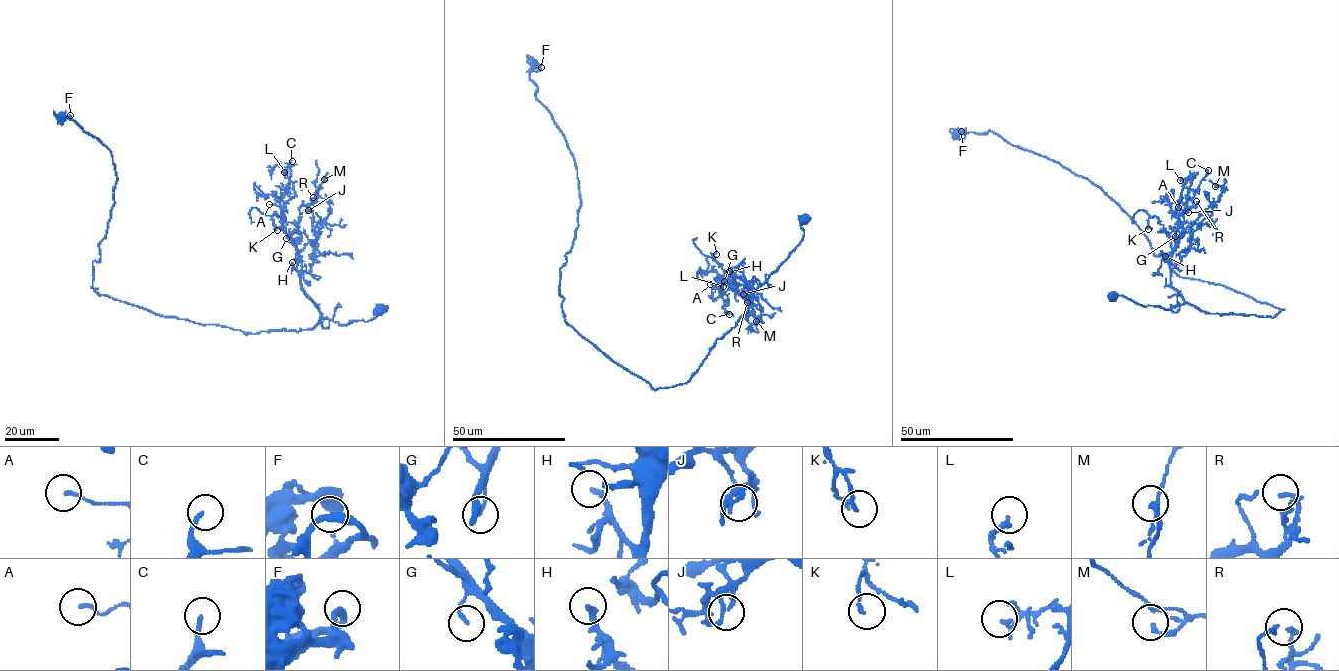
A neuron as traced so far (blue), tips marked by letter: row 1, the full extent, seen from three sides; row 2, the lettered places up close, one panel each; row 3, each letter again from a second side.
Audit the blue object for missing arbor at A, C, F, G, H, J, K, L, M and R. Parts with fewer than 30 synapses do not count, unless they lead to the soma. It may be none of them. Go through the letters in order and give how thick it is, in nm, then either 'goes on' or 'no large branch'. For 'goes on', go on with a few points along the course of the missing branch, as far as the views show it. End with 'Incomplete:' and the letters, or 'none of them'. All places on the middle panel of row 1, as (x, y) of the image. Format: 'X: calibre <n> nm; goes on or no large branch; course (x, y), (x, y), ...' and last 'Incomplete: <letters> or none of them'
A: calibre 130 nm; no large branch
C: calibre 170 nm; no large branch
F: calibre 280 nm; no large branch
G: calibre 130 nm; no large branch
H: calibre 220 nm; goes on; course (729, 271), (717, 270), (704, 255), (701, 248), (709, 244), (713, 234)
J: calibre 130 nm; no large branch
K: calibre 140 nm; no large branch
L: calibre 150 nm; no large branch
M: calibre 170 nm; no large branch
R: calibre 150 nm; no large branch
Incomplete: H

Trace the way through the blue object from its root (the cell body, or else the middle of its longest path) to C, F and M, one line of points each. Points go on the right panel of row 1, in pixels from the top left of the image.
C: (1112, 297), (1169, 309), (1184, 302), (1170, 285), (1170, 252), (1178, 216), (1208, 170)
F: (1112, 297), (1220, 315), (1283, 309), (1179, 277), (1099, 187), (991, 130), (961, 131)
M: (1112, 297), (1169, 309), (1184, 302), (1170, 285), (1170, 265), (1186, 253), (1190, 223), (1226, 188), (1215, 186)

